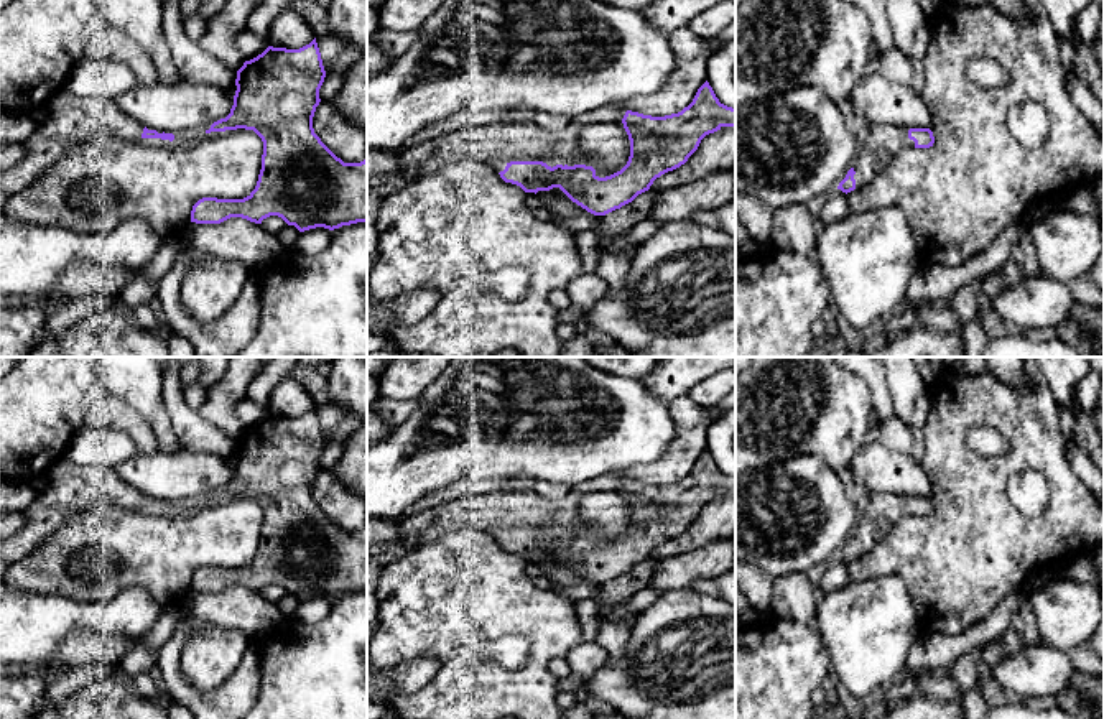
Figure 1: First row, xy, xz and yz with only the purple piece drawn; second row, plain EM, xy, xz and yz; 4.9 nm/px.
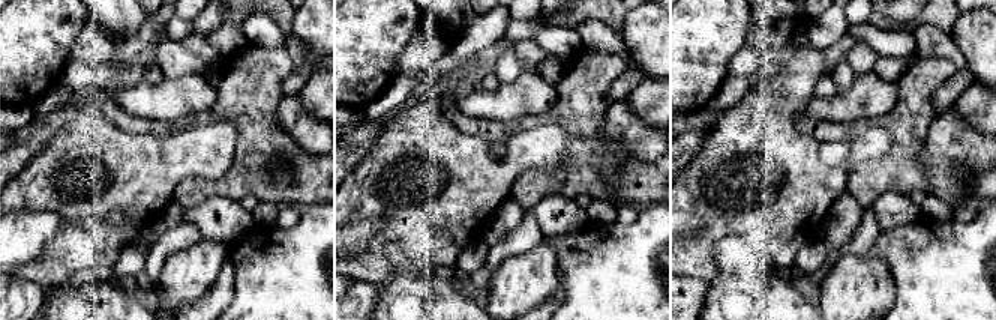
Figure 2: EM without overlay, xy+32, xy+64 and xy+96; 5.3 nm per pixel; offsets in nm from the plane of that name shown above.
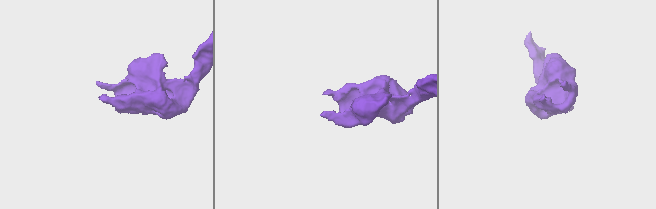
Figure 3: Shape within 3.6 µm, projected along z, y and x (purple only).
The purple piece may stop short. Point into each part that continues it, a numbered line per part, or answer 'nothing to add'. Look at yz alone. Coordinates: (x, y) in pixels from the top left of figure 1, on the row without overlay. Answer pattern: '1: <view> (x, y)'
1: yz (884, 510)

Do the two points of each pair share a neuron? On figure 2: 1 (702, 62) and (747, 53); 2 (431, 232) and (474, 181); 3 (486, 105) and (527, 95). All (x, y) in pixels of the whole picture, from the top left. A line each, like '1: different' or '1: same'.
1: different
2: same
3: same

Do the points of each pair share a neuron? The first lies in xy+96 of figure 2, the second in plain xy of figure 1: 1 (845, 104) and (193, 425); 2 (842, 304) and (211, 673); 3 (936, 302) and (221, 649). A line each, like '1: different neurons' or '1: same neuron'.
1: different neurons
2: same neuron
3: different neurons

